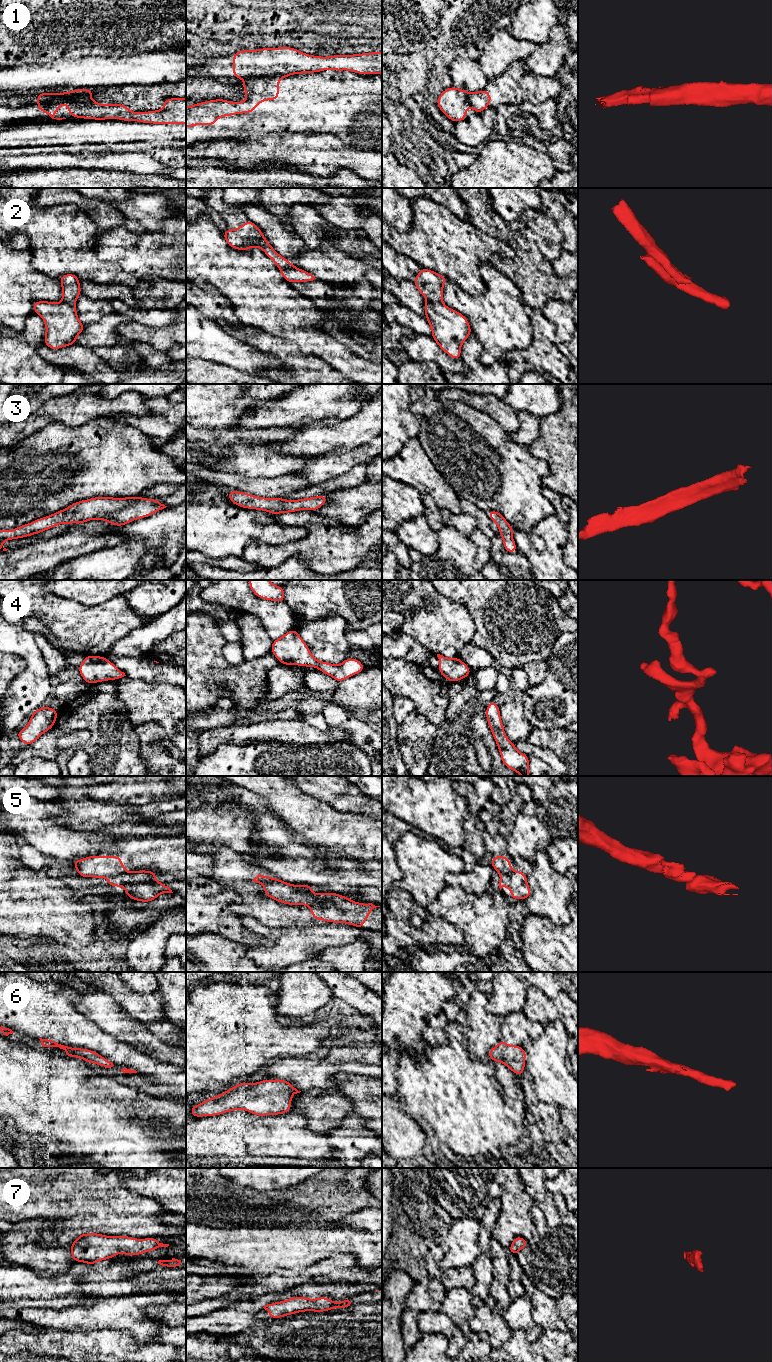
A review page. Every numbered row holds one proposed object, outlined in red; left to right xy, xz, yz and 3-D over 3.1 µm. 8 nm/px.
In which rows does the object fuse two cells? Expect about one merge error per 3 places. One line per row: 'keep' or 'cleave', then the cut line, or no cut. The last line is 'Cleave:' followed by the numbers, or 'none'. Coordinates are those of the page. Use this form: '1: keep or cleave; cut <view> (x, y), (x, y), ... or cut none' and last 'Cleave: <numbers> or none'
1: cleave; cut xz (286, 76), (255, 76), (247, 79)
2: cleave; cut yz (427, 300), (433, 303), (442, 303)
3: keep; cut none
4: keep; cut none
5: cleave; cut xz (293, 885), (301, 891), (307, 891), (313, 898), (314, 903)
6: keep; cut none
7: keep; cut none
Cleave: 1, 2, 5

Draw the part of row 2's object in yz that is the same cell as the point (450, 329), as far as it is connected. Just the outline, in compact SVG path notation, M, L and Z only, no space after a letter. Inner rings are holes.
M426 301L424 309L432 338L452 359L461 360L461 346L472 334L466 316L443 303Z

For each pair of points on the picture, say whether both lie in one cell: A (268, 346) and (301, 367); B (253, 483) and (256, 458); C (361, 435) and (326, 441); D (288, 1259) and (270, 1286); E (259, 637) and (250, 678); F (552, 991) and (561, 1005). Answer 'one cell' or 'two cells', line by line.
A: one cell
B: two cells
C: one cell
D: two cells
E: two cells
F: two cells

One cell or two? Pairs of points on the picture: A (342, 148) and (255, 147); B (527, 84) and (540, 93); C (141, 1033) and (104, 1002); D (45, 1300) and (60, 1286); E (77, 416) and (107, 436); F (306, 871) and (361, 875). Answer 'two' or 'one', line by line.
A: one
B: one
C: one
D: one
E: two
F: one

